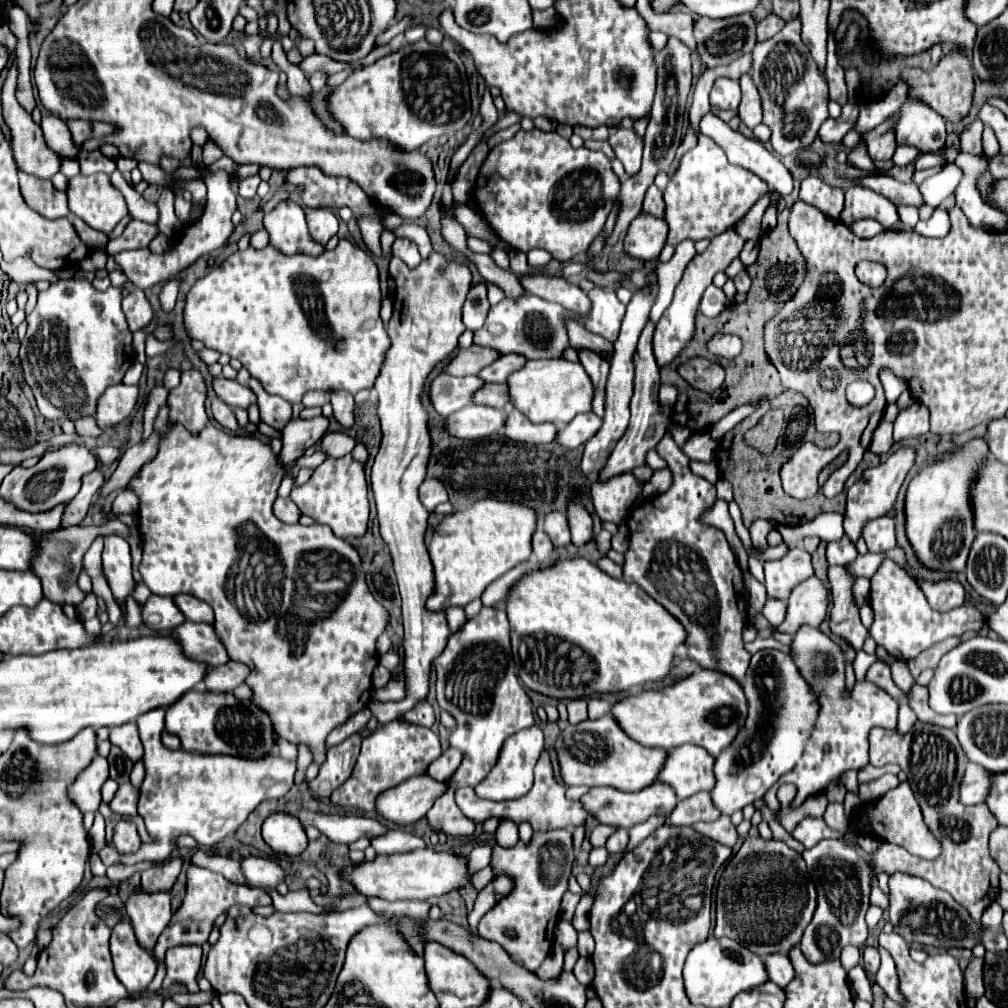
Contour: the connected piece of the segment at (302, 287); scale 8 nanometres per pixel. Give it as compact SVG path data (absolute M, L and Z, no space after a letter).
M339 239L339 245L333 251L323 251L319 257L309 257L309 255L279 255L277 249L267 245L265 249L245 249L233 253L229 259L225 259L219 267L215 267L207 277L197 281L193 289L187 295L187 305L185 305L185 325L187 331L193 339L203 341L205 347L217 349L221 353L227 353L229 357L235 357L243 363L243 367L251 373L251 377L259 379L265 387L267 393L279 395L287 399L289 403L301 403L301 397L307 391L349 391L351 395L363 391L363 389L373 389L375 379L379 377L379 371L383 367L383 357L389 351L389 335L387 329L379 317L379 307L381 307L381 291L379 291L379 273L375 261L357 245L353 245L349 239Z

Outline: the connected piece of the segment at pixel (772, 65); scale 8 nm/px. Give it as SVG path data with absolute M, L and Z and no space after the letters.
M799 19L787 25L771 39L759 41L753 51L751 77L761 95L763 123L771 129L771 145L779 155L807 151L817 139L817 131L827 115L827 81L817 69L805 43L801 41Z

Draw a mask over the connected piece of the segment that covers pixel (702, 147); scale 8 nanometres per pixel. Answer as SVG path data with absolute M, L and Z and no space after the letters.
M701 135L697 147L683 155L681 165L671 177L663 195L667 205L665 221L669 225L667 243L677 245L685 239L711 239L727 231L765 193L769 193L767 183L763 183L755 173L731 165L727 161L727 155L723 155L723 149L713 139Z

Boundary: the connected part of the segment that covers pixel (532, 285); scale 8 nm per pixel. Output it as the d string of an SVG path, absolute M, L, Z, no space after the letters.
M525 275L521 277L521 283L525 287L527 293L533 293L545 301L553 301L559 303L561 307L565 307L567 311L573 311L577 315L585 315L591 309L591 301L587 297L587 293L563 279L563 277L549 277L549 275Z

